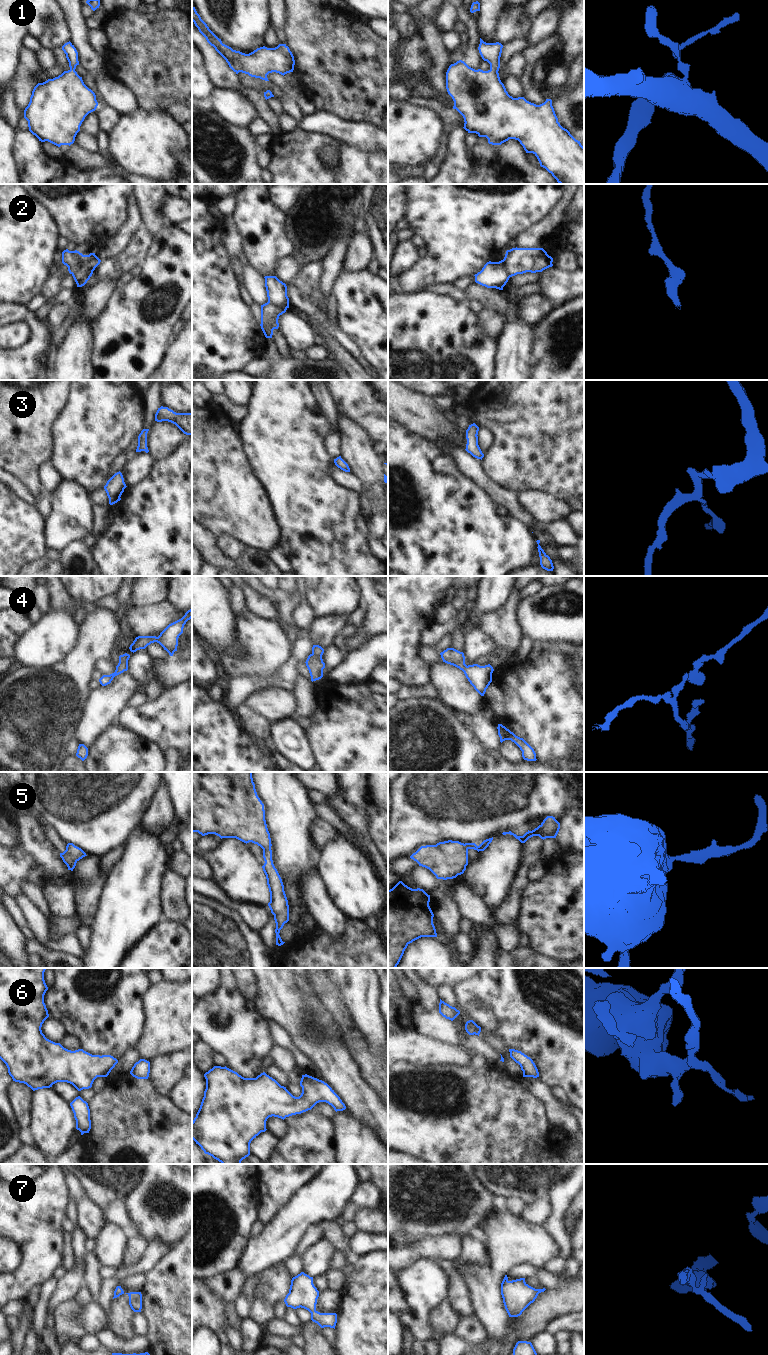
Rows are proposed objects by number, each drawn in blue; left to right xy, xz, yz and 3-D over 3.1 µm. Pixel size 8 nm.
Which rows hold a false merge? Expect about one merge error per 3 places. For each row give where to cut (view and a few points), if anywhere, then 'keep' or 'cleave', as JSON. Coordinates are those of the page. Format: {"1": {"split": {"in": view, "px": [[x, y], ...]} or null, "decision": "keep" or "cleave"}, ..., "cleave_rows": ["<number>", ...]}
{"1": {"split": null, "decision": "keep"}, "2": {"split": {"in": "xy", "px": [[84, 255], [82, 264], [72, 274]]}, "decision": "cleave"}, "3": {"split": null, "decision": "keep"}, "4": {"split": null, "decision": "keep"}, "5": {"split": null, "decision": "keep"}, "6": {"split": null, "decision": "keep"}, "7": {"split": null, "decision": "keep"}, "cleave_rows": ["2"]}

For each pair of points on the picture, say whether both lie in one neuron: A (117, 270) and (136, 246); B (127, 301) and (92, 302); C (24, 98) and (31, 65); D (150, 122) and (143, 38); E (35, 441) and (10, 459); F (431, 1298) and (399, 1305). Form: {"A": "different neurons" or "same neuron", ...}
{"A": "same neuron", "B": "different neurons", "C": "same neuron", "D": "different neurons", "E": "same neuron", "F": "different neurons"}

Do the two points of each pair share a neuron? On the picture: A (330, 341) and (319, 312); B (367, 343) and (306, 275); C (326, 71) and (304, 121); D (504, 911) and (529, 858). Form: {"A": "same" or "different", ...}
{"A": "different", "B": "different", "C": "different", "D": "same"}

